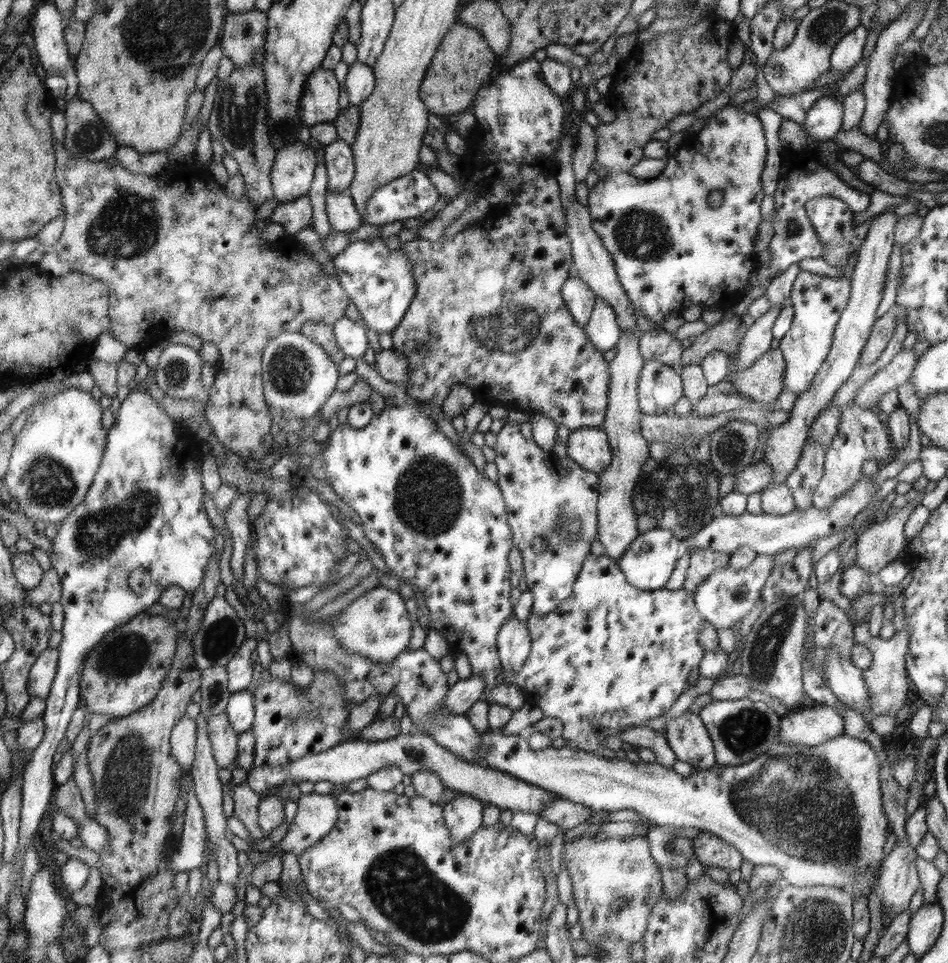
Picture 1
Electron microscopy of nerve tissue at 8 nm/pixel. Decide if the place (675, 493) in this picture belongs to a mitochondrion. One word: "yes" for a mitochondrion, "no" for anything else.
yes

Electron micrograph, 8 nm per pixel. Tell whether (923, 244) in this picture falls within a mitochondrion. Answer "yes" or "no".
no

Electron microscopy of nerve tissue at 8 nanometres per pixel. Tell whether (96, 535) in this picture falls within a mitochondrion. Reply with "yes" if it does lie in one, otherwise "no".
yes

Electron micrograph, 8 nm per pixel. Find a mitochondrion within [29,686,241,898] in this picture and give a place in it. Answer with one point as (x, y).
(126, 777)

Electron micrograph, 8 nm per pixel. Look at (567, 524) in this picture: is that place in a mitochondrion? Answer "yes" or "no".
yes

